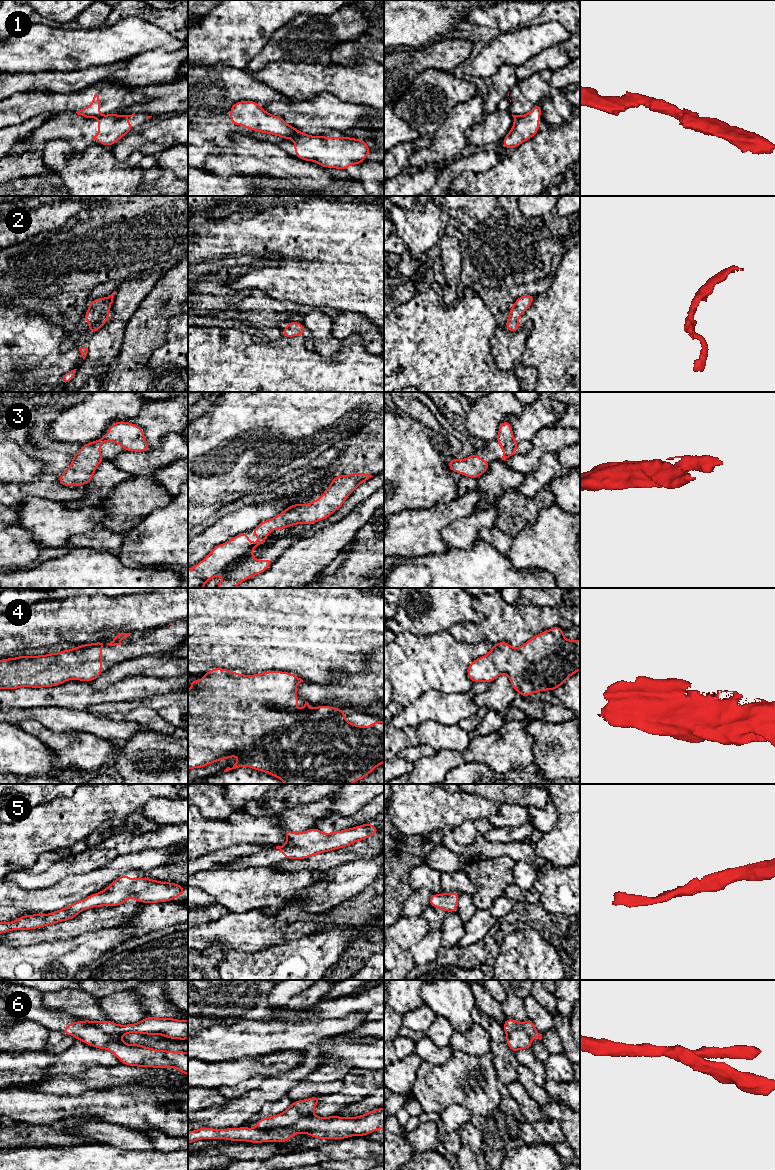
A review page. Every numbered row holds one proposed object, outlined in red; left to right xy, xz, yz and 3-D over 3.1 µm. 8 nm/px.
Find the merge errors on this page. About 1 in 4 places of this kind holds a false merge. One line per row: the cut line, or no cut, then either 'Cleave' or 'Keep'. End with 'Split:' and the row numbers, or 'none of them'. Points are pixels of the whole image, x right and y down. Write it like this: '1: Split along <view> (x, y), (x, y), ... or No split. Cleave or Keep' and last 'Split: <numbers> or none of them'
1: Split along xz (297, 130), (296, 136), (293, 139). Cleave
2: No split. Keep
3: No split. Keep
4: No split. Keep
5: No split. Keep
6: Split along xz (315, 1115), (302, 1117), (290, 1125), (256, 1128). Cleave
Split: 1, 6

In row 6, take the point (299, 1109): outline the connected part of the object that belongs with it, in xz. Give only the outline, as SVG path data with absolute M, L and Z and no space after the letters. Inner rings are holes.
M313 1096L305 1100L293 1101L292 1104L282 1113L259 1119L256 1122L256 1128L269 1129L291 1126L302 1118L315 1116L313 1111L319 1101L319 1096Z

